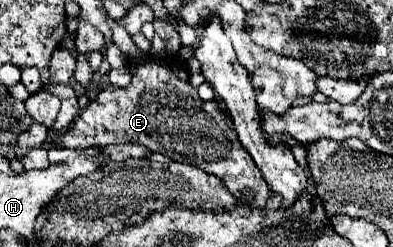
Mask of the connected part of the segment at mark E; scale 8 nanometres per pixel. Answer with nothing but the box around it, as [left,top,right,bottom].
[58,54,272,208]

